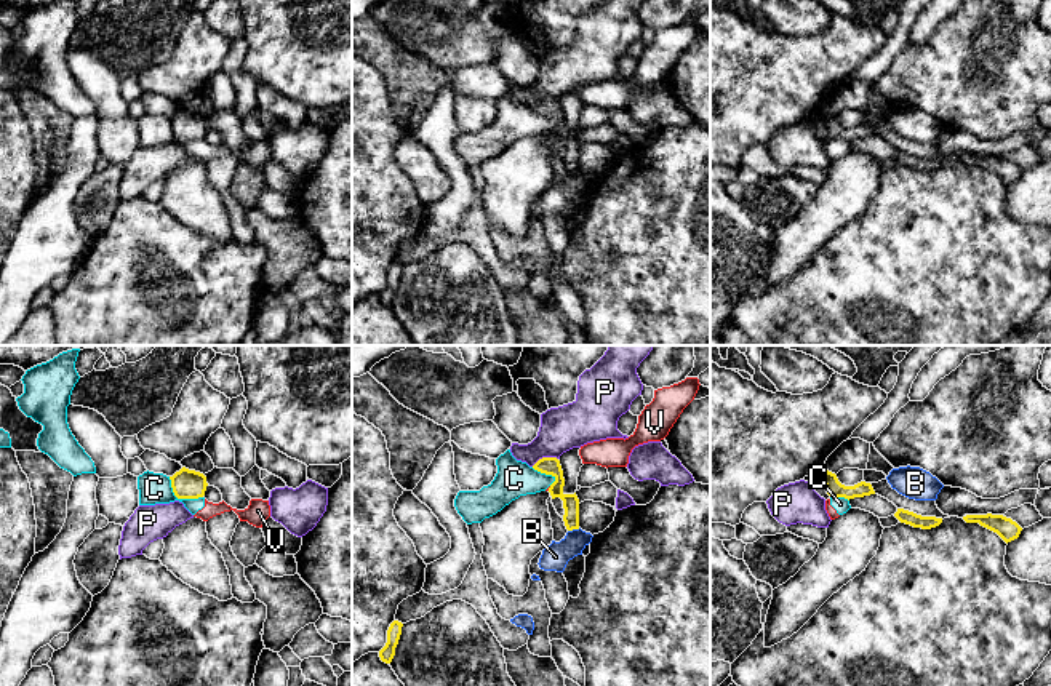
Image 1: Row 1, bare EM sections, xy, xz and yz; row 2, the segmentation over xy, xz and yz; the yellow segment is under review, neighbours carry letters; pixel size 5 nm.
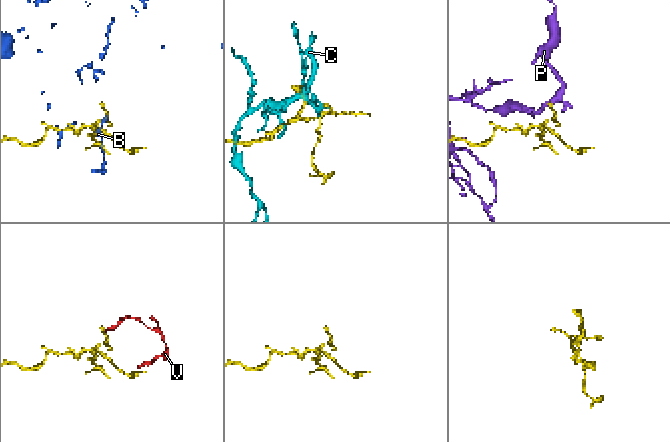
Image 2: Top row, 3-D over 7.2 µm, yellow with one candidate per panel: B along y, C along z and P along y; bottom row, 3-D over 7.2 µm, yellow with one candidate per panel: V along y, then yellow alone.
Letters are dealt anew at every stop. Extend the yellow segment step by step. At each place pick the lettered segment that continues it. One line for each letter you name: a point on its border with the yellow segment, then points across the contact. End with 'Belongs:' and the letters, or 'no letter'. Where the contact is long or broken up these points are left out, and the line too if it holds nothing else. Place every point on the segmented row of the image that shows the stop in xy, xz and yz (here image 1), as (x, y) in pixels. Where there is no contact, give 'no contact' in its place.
Belongs: no letter

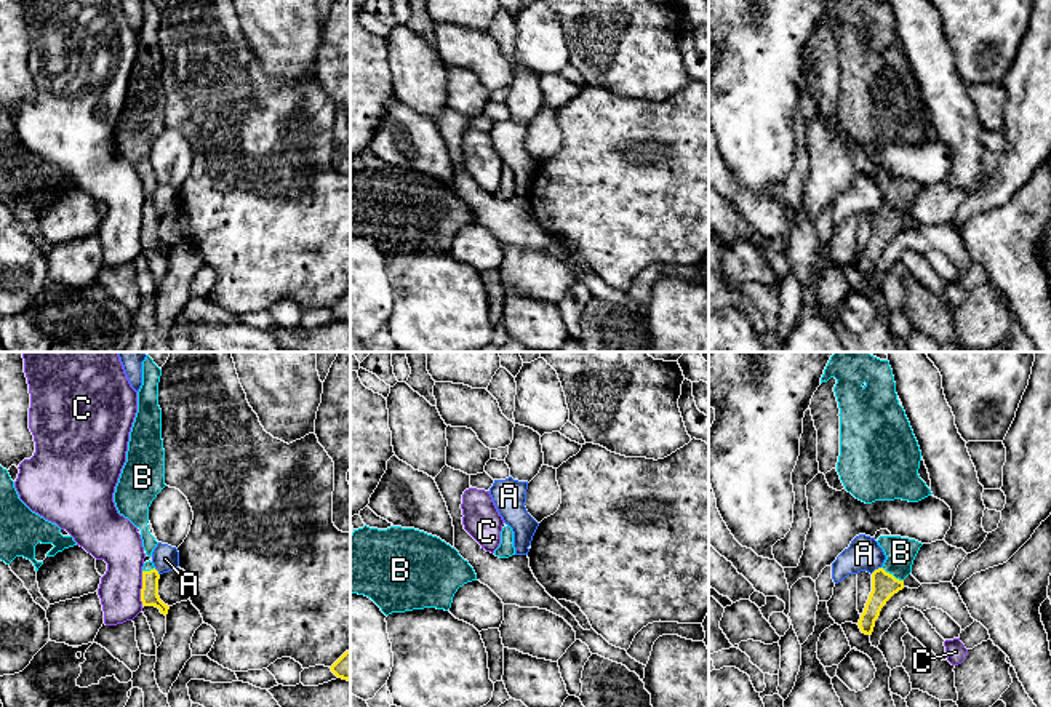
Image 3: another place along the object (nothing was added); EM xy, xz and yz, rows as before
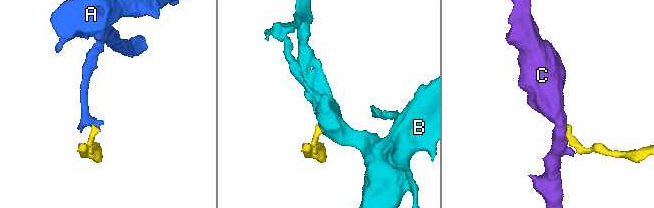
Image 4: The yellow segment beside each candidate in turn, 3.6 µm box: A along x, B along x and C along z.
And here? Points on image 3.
B: yz (891, 575) | across yz (883, 584), (891, 575), (901, 552)
Belongs: B

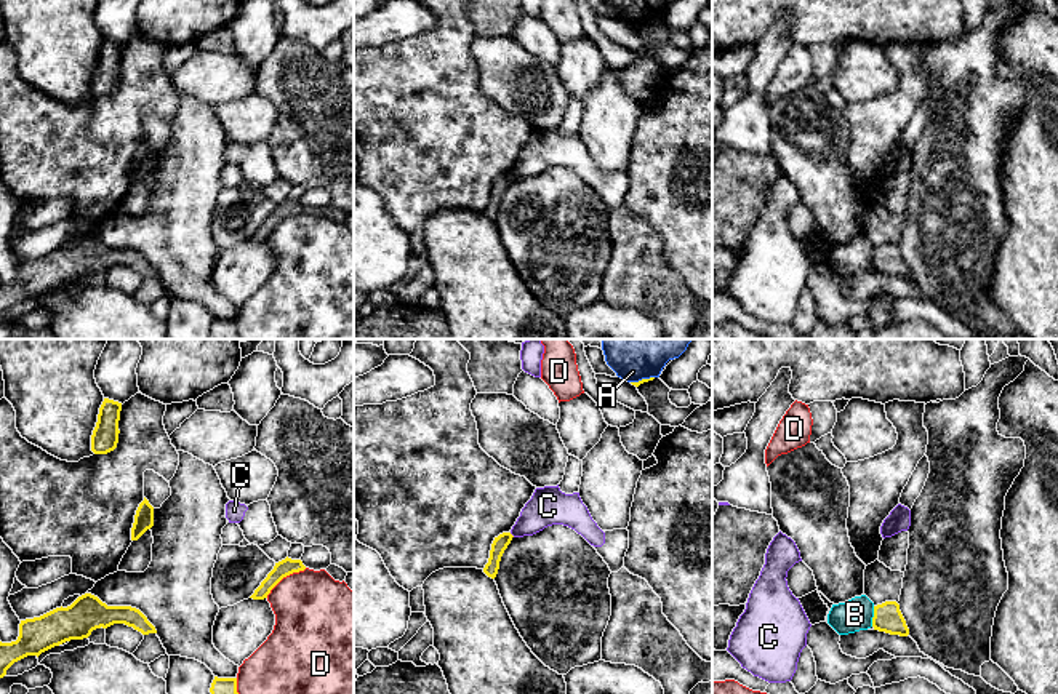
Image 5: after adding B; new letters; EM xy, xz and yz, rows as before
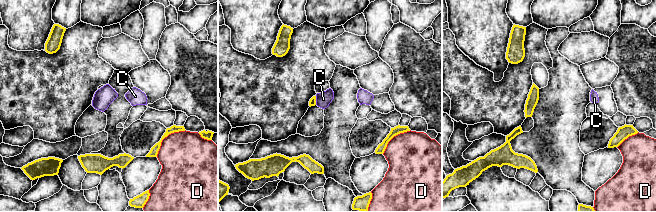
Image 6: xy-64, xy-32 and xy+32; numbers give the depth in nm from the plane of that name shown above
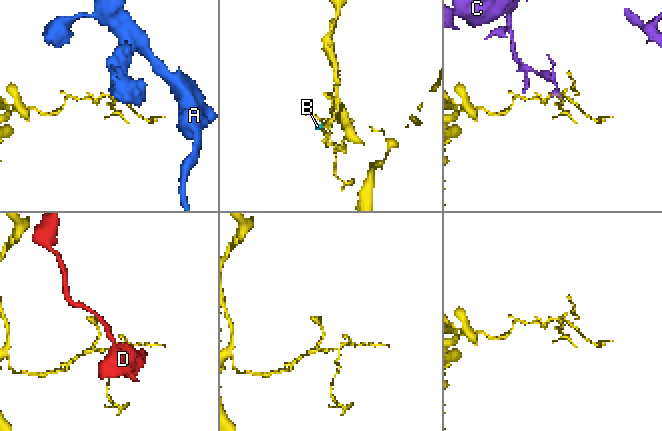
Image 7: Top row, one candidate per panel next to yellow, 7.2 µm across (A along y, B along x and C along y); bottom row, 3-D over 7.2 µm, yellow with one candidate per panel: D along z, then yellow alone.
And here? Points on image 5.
Belongs: no letter

